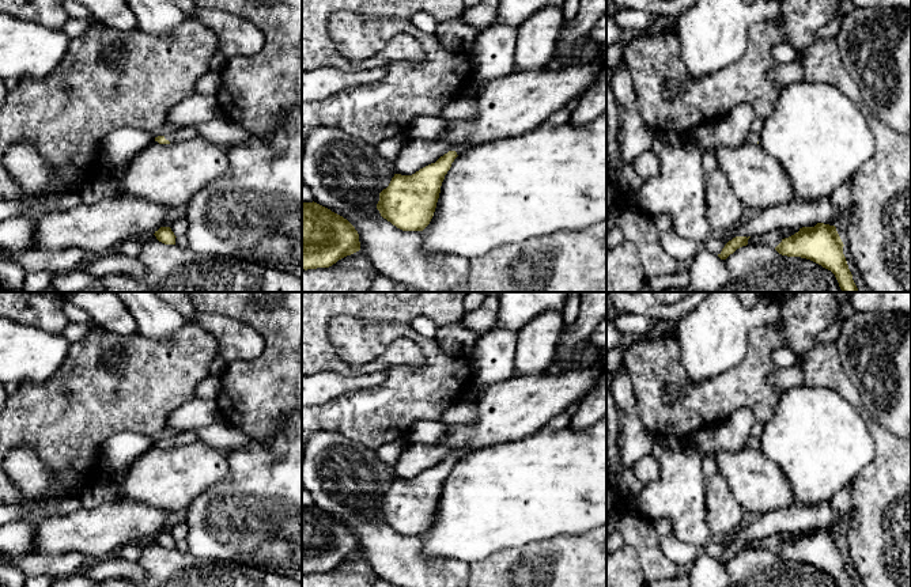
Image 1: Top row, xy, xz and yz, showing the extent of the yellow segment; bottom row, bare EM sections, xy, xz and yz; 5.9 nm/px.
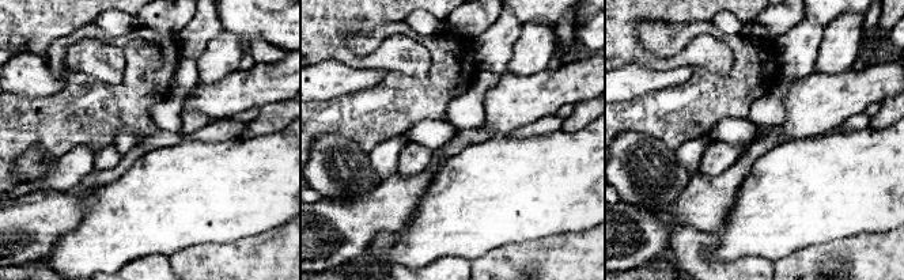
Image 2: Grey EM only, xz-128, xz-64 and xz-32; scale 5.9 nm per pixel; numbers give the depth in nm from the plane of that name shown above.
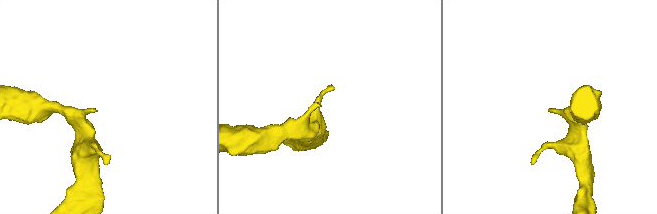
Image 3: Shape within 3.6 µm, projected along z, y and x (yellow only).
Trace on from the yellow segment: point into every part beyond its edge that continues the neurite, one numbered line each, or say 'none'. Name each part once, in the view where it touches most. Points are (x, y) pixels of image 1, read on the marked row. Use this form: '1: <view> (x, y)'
1: xy (185, 133)

